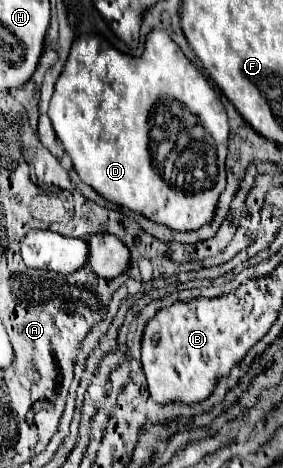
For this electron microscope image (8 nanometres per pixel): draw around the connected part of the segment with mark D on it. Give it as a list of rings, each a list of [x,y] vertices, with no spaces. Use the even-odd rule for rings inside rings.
[[[154,28],[148,34],[142,56],[124,54],[98,34],[76,38],[72,42],[64,70],[56,80],[48,116],[58,140],[70,154],[80,180],[92,186],[102,198],[118,206],[126,206],[132,212],[176,232],[198,230],[212,220],[218,196],[226,186],[224,160],[228,142],[228,116],[206,76],[190,64],[178,44],[170,40],[168,34],[162,34],[162,30]],[[154,98],[170,98],[178,102],[158,102],[150,116],[148,110],[154,106]]]

